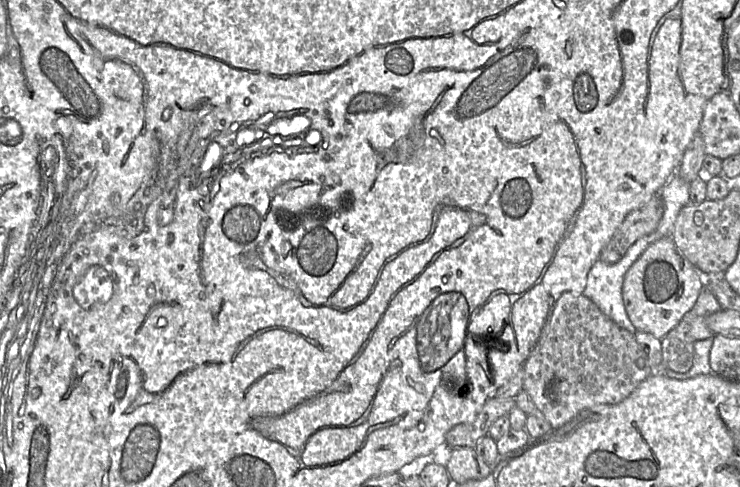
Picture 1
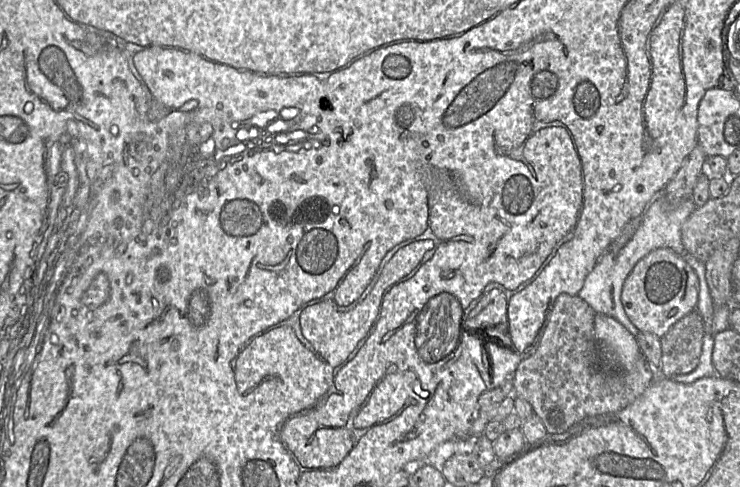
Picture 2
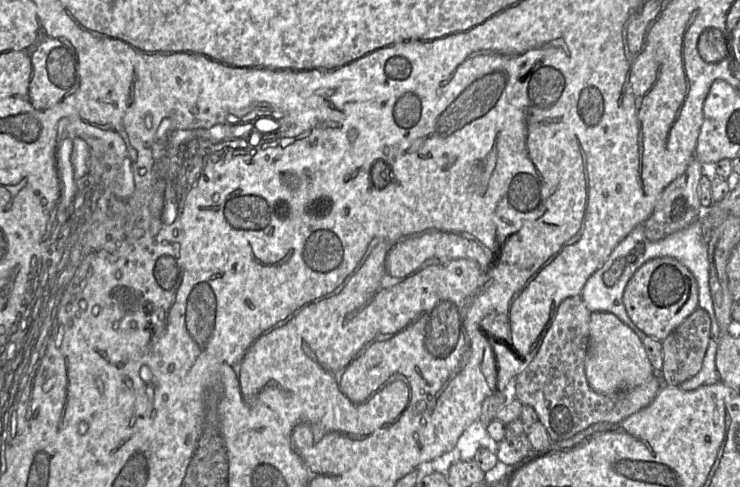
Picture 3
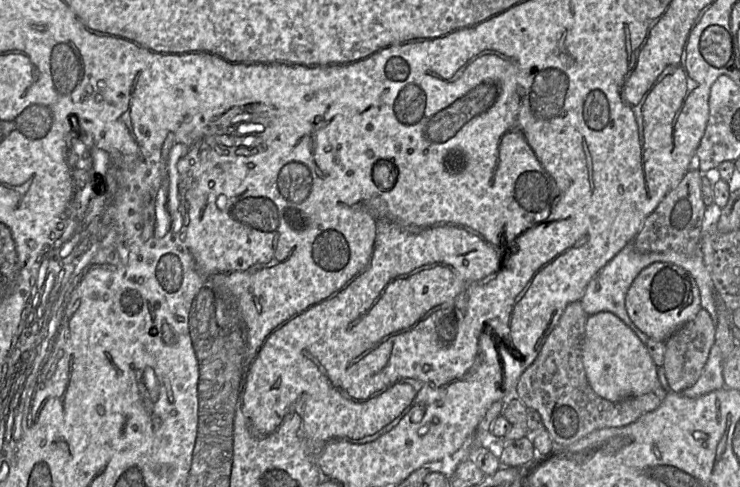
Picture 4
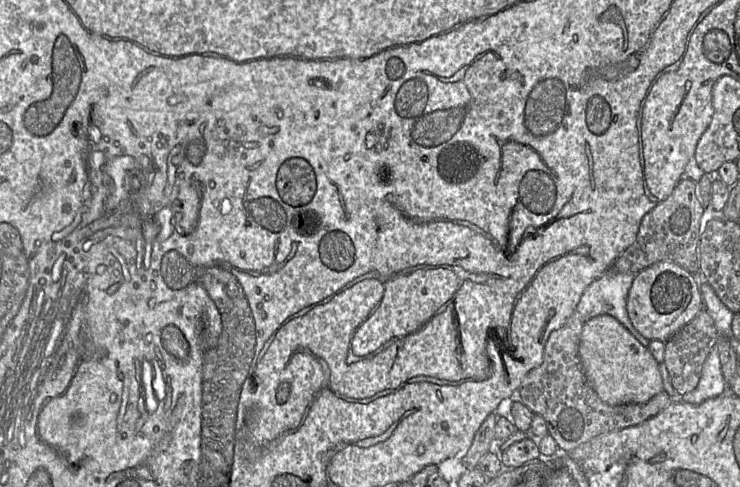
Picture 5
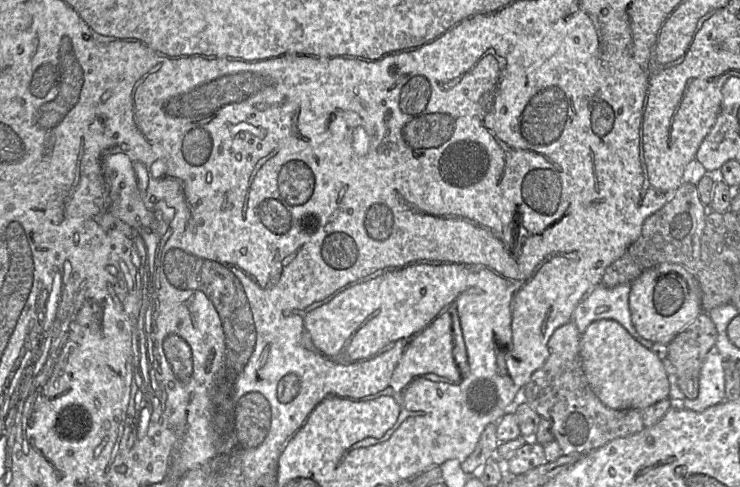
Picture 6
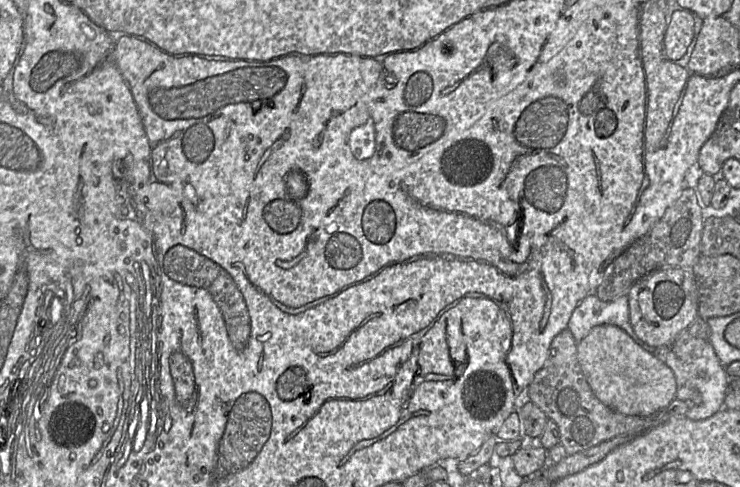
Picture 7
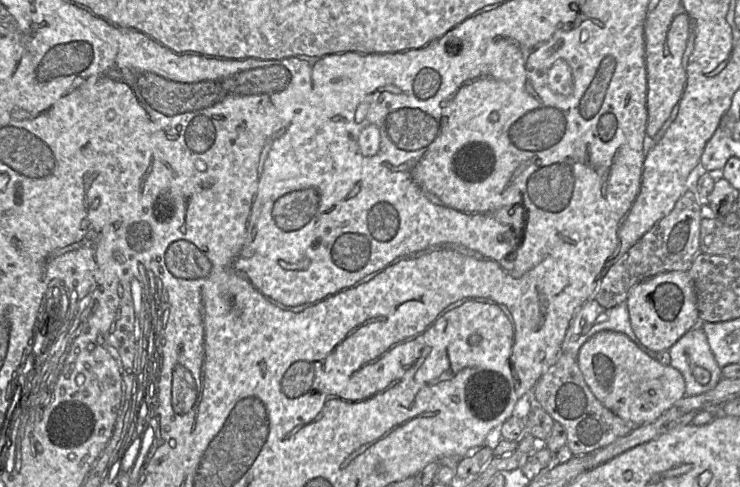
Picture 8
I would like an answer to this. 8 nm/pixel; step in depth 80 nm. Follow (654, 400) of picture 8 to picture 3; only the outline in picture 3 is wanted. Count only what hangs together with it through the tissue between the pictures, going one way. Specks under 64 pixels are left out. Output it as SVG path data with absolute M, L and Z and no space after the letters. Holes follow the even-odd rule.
M591 312L585 374L595 392L608 395L632 389L650 381L654 369L638 335L611 312Z

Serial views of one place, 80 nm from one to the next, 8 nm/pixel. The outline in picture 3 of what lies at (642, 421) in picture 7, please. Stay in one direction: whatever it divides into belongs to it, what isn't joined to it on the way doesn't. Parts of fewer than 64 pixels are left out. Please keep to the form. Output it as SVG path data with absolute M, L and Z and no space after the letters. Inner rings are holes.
M580 295L563 300L557 309L555 318L546 332L536 356L514 379L514 397L522 404L530 405L534 408L539 417L539 421L545 426L551 441L569 439L597 423L619 423L648 406L655 399L663 385L662 380L656 374L650 381L640 386L613 394L604 395L591 389L585 374L590 314L591 312L584 304Z

